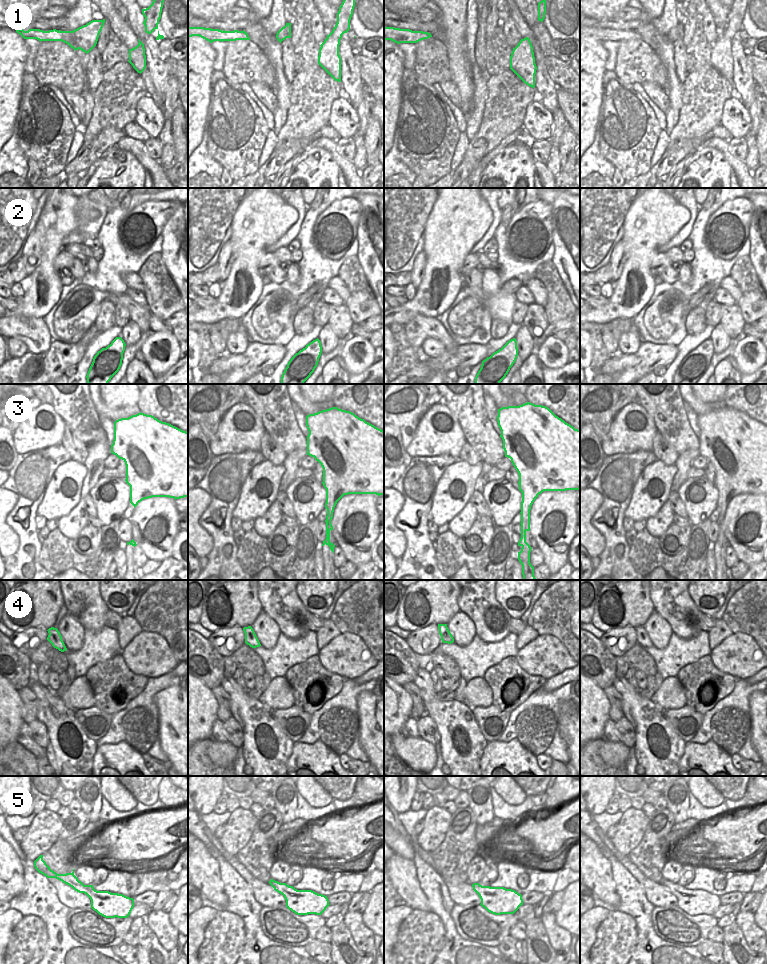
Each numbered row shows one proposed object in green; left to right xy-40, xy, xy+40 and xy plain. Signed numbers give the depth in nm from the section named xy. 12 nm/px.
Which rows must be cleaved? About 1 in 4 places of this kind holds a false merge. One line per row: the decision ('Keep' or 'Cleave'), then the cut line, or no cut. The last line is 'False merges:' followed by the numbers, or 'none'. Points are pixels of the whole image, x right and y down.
1: Keep. No split
2: Keep. No split
3: Cleave. Split along xy+40 (526, 530), (521, 531)
4: Keep. No split
5: Keep. No split
False merges: 3

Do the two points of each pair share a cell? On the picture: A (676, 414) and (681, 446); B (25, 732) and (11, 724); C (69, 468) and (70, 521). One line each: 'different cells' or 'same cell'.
A: same cell
B: different cells
C: different cells

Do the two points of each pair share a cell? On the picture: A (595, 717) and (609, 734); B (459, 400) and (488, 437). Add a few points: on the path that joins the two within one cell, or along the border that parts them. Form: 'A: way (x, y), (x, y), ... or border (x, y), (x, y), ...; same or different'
A: border (608, 718), (603, 729), (602, 738); different
B: way (468, 409), (479, 428); same

